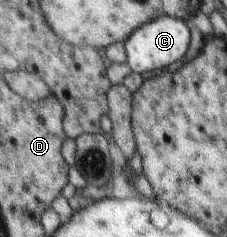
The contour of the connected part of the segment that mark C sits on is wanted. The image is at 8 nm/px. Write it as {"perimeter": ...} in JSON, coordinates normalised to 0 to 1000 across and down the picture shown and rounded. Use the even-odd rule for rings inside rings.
{"perimeter":[[[700,68],[696,80],[652,84],[542,173],[551,262],[599,312],[767,283],[767,262],[784,262],[819,228],[828,177],[837,177],[837,152],[811,93],[793,93],[793,80],[767,68]]]}

